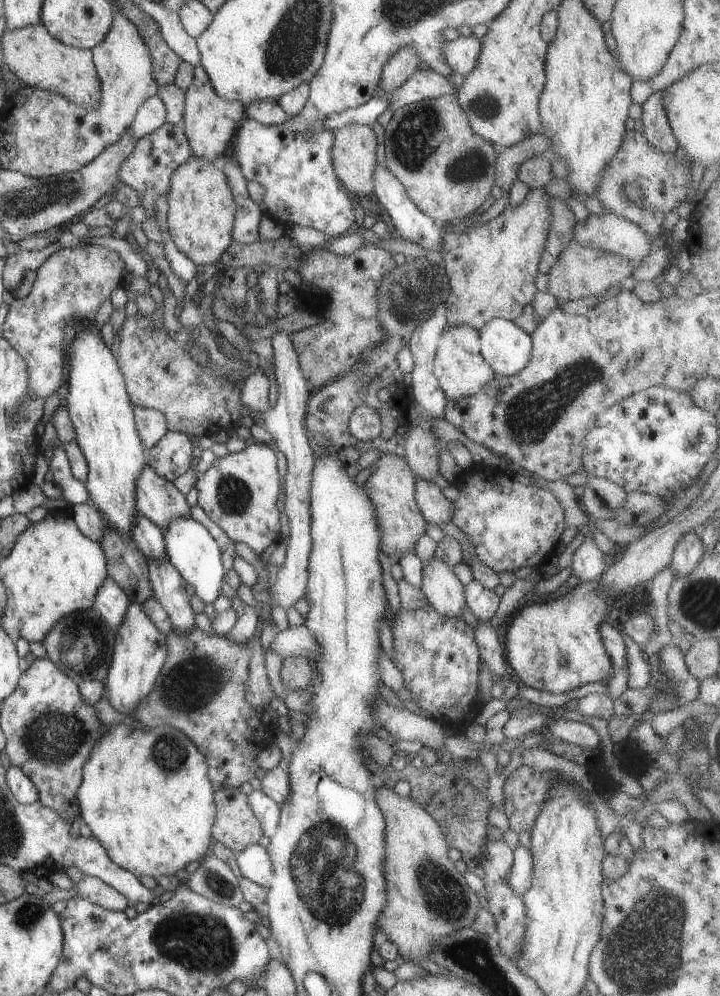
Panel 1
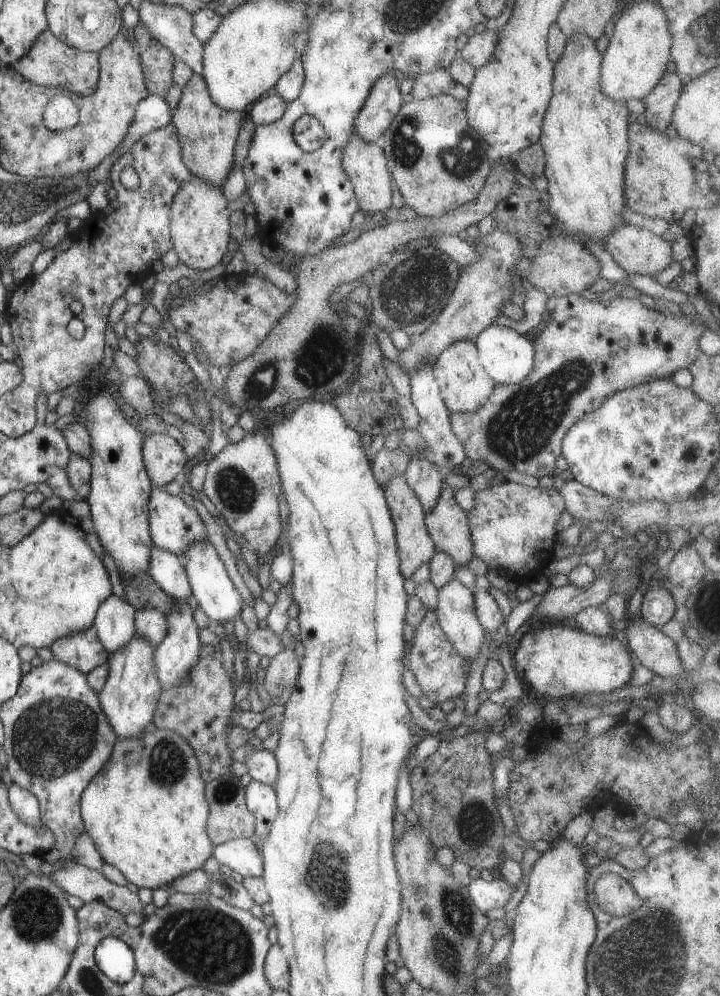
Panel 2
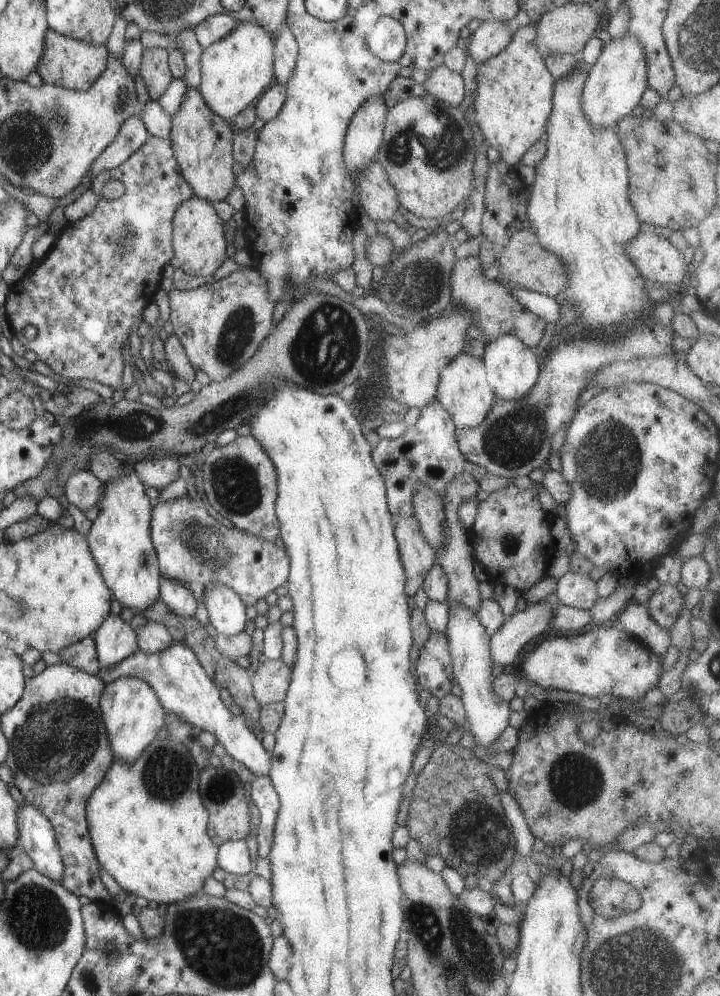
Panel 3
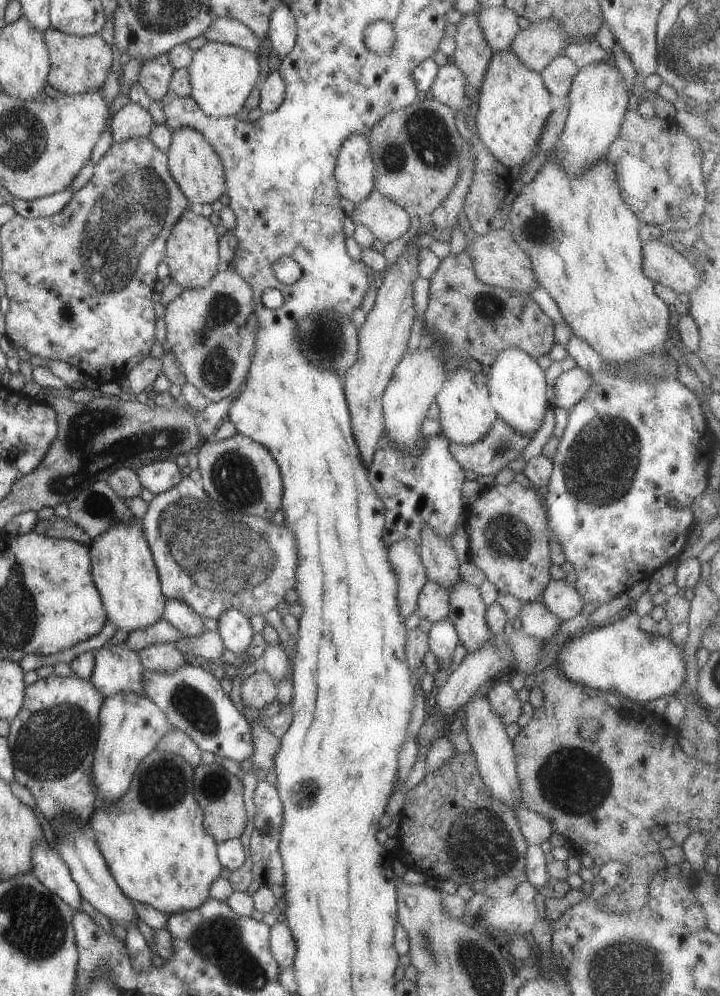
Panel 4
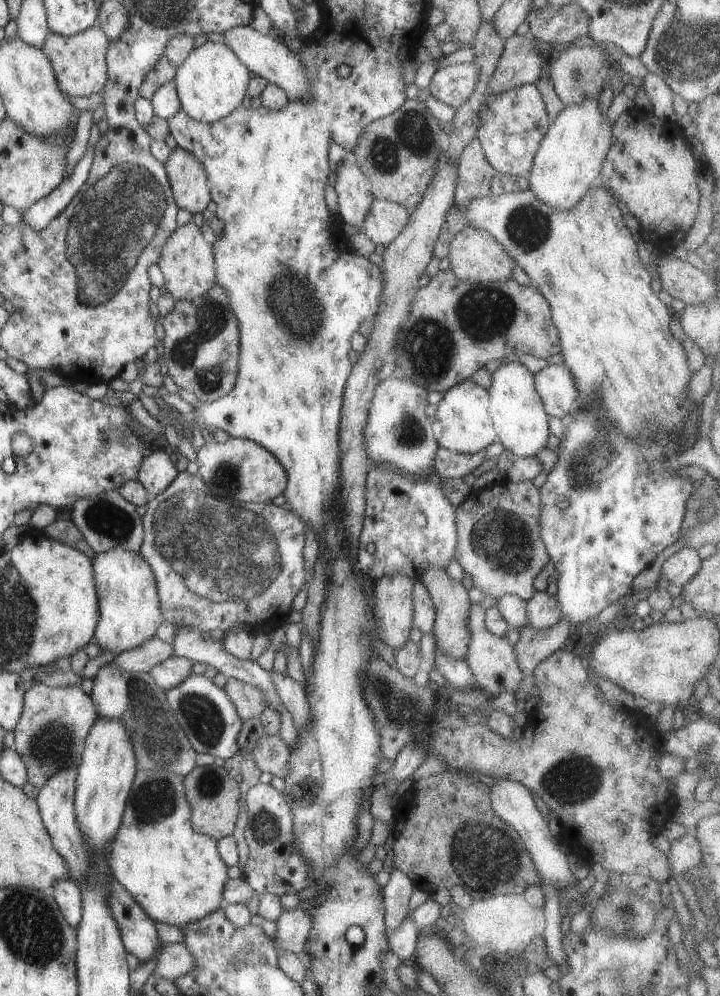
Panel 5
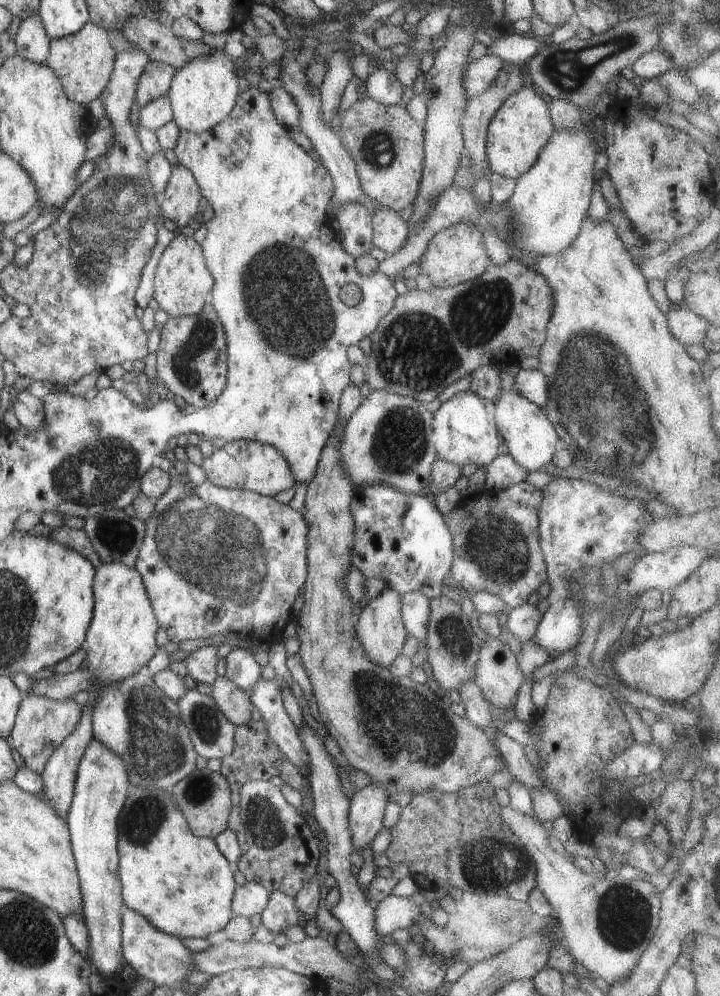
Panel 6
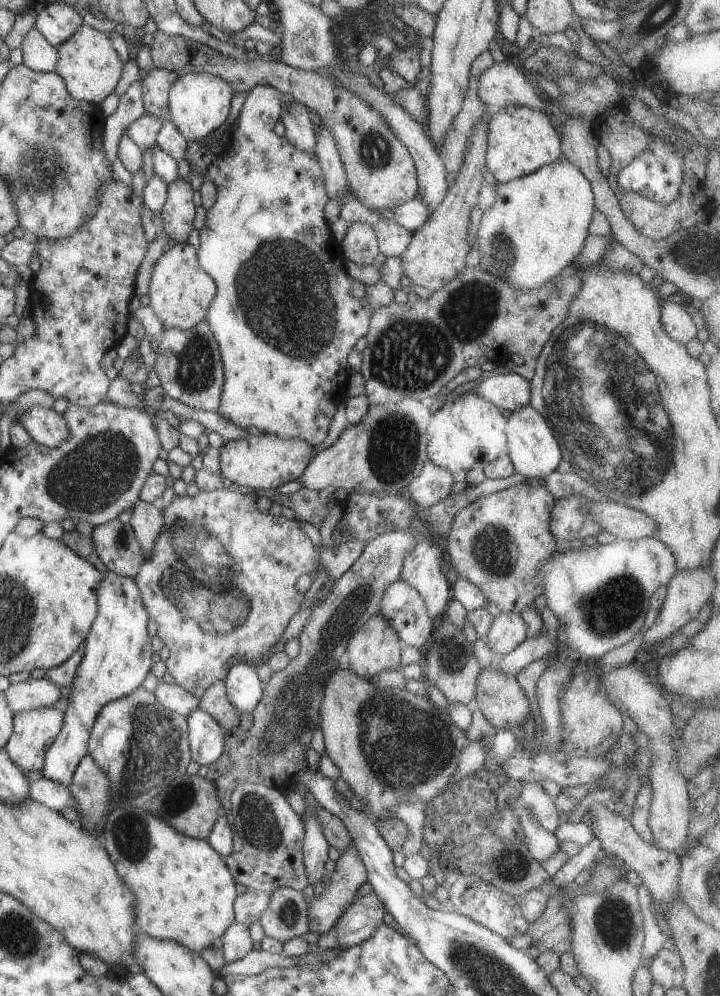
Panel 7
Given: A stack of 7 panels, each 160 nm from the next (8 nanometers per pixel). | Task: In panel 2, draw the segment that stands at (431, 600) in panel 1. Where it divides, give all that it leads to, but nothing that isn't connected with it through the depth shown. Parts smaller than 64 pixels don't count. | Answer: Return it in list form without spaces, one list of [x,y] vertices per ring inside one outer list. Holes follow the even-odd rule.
[[[454,576],[437,590],[434,611],[439,626],[452,647],[471,663],[479,652],[484,633],[473,610],[472,591]]]

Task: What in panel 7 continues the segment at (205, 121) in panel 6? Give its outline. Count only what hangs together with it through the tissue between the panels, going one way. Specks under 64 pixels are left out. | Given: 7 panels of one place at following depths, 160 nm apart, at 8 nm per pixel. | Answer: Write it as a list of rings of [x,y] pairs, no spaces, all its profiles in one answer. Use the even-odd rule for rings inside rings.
[[[185,73],[171,83],[168,90],[168,118],[189,142],[203,139],[227,118],[233,90],[228,82],[209,73]]]

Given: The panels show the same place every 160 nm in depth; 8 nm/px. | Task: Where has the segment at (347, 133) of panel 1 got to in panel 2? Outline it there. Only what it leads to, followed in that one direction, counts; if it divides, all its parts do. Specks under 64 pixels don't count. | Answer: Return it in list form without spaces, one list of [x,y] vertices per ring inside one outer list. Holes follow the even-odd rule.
[[[352,132],[342,154],[342,167],[347,173],[357,197],[358,208],[369,214],[384,212],[391,206],[391,177],[381,144],[364,141]]]

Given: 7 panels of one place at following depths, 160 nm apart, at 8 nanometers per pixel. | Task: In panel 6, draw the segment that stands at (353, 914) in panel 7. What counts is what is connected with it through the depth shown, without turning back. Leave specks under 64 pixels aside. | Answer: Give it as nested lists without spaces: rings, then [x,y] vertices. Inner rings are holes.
[[[387,895],[373,905],[376,931],[386,937],[393,929],[410,928],[420,912],[420,905],[419,896]]]

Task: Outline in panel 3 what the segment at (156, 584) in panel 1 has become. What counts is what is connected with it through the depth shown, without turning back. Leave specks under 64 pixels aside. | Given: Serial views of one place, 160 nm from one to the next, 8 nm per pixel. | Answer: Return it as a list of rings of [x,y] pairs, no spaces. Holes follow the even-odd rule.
[[[173,641],[165,650],[151,654],[144,653],[138,648],[121,659],[118,664],[99,669],[95,675],[105,685],[125,675],[144,680],[156,692],[165,712],[176,714],[182,721],[200,731],[213,734],[226,754],[241,762],[253,775],[262,777],[269,774],[272,757],[267,755],[253,732],[245,727],[243,719],[235,716],[223,705],[219,698],[219,686],[205,675],[196,654],[182,642]]]

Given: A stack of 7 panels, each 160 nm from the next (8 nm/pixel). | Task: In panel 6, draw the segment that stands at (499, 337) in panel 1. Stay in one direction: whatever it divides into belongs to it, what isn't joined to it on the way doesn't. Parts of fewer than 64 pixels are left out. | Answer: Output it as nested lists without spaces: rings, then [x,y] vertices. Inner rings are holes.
[[[502,367],[500,370],[501,392],[494,400],[494,425],[502,436],[503,450],[512,456],[515,464],[528,473],[543,469],[551,462],[556,449],[560,447],[558,436],[551,423],[548,422],[541,407],[517,396],[513,388],[514,368]]]

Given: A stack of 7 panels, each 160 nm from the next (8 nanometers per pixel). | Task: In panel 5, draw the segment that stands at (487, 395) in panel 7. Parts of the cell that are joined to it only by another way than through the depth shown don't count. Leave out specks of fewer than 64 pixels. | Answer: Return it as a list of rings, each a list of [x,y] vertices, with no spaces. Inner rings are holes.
[[[563,364],[547,365],[534,374],[534,387],[543,403],[543,410],[547,416],[556,416],[564,420],[576,400],[577,389],[570,370]]]

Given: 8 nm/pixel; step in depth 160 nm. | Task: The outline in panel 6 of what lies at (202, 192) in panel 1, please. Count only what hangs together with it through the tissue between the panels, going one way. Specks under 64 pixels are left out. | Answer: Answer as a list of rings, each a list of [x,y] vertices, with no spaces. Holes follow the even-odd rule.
[[[177,235],[164,248],[154,269],[154,293],[158,308],[168,315],[192,315],[209,301],[213,278],[202,258],[200,244],[194,238]]]

